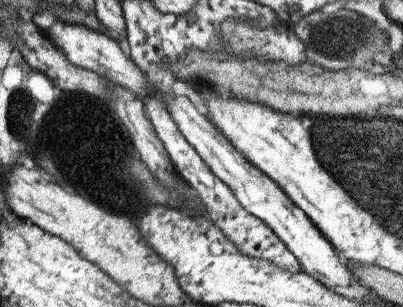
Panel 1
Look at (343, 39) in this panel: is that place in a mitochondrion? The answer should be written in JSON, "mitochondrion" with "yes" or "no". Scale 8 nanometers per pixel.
{"mitochondrion":"yes"}

